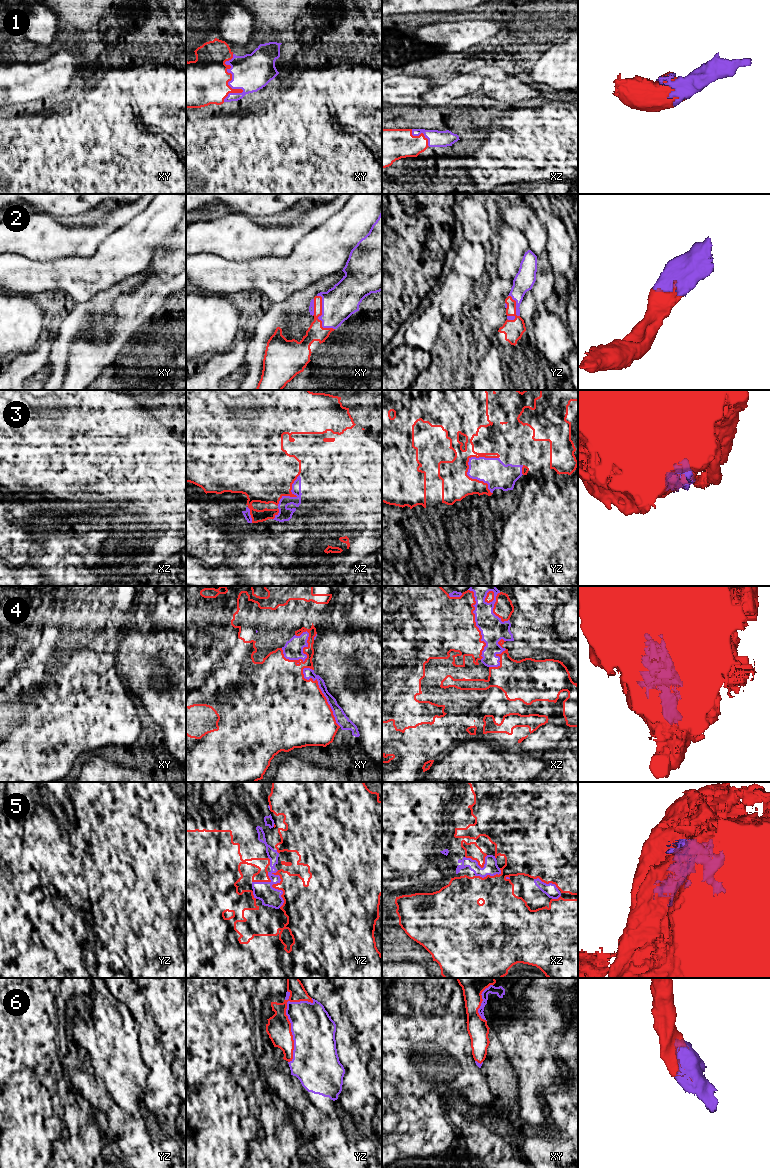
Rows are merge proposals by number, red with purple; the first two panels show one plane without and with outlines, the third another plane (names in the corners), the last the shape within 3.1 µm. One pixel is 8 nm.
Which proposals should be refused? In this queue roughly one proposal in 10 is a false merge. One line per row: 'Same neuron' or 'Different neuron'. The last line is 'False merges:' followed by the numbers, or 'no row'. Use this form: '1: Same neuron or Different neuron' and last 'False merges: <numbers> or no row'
1: Same neuron
2: Same neuron
3: Same neuron
4: Same neuron
5: Same neuron
6: Same neuron
False merges: no row

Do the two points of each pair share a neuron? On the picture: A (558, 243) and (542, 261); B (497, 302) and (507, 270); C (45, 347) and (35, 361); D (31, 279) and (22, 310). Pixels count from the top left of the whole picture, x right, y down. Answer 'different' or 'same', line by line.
A: different
B: different
C: same
D: different

